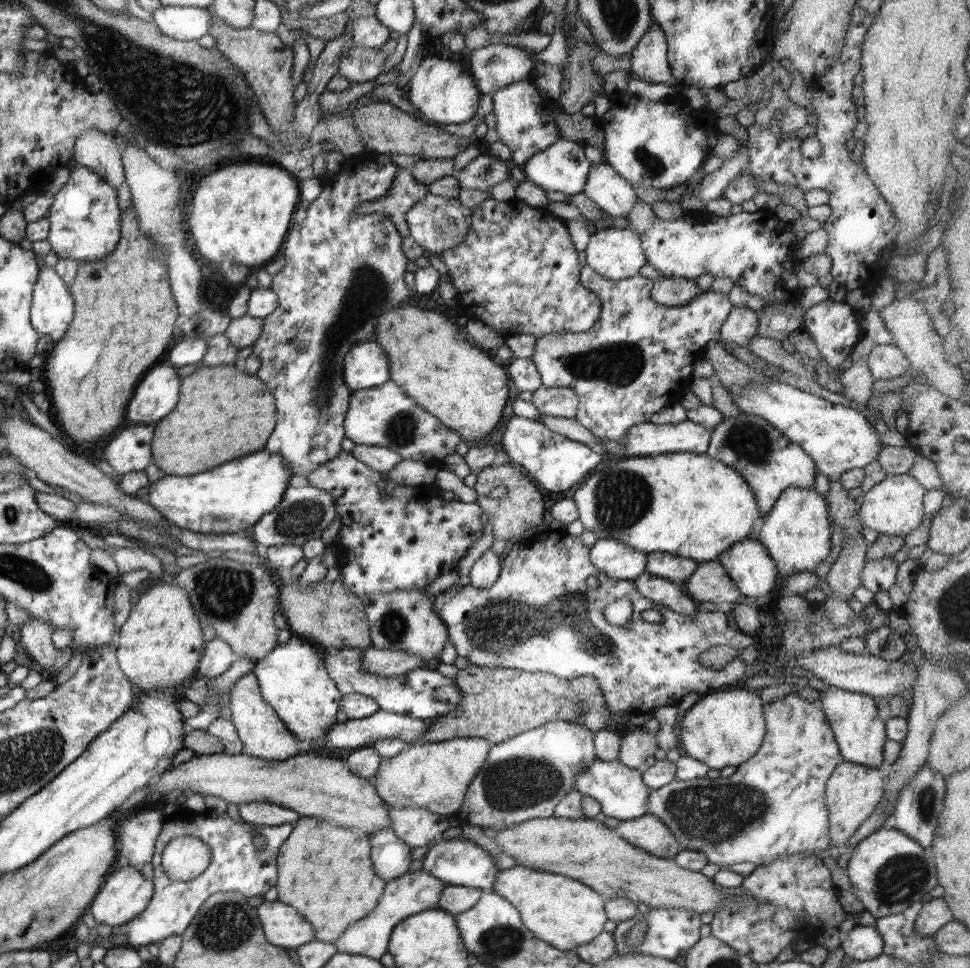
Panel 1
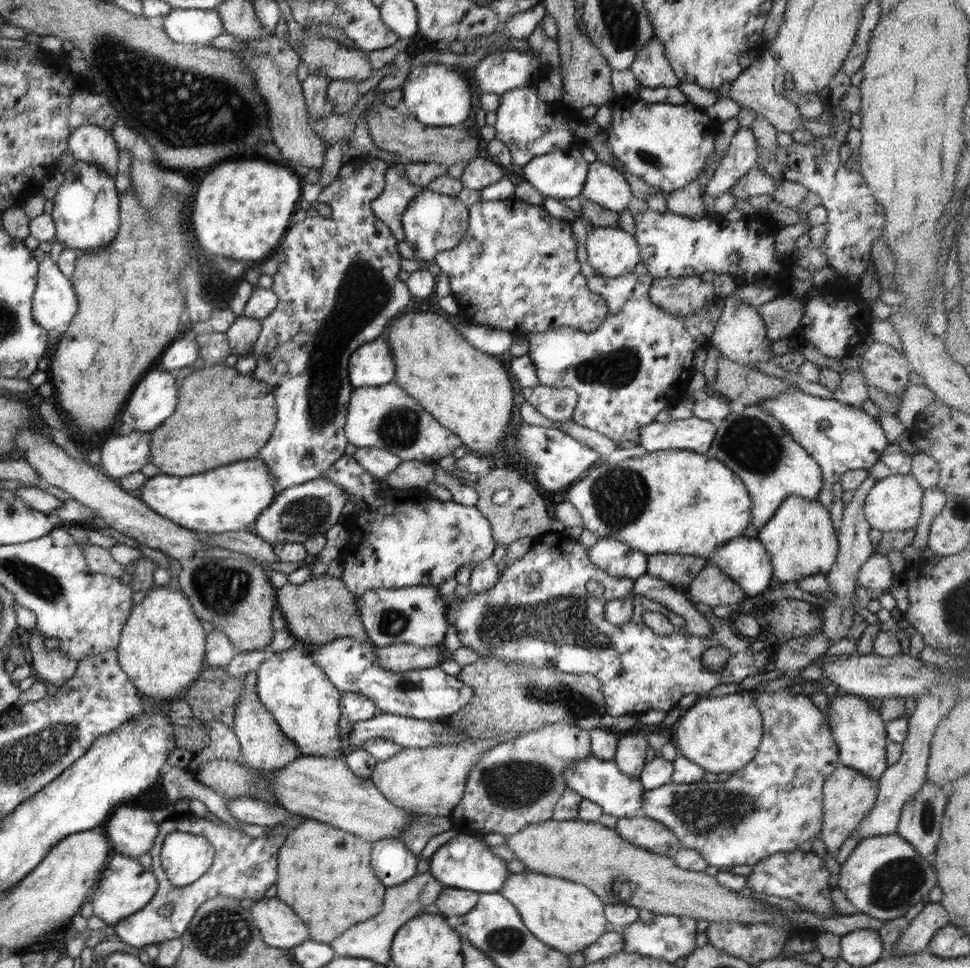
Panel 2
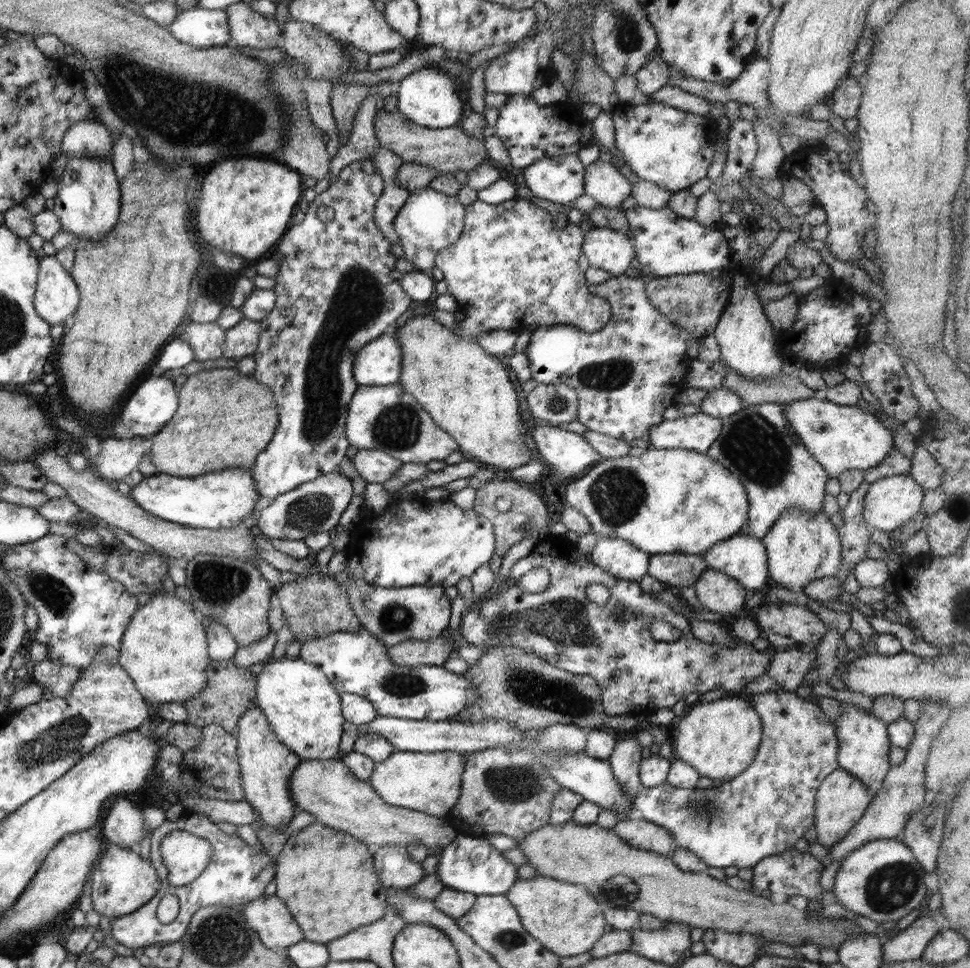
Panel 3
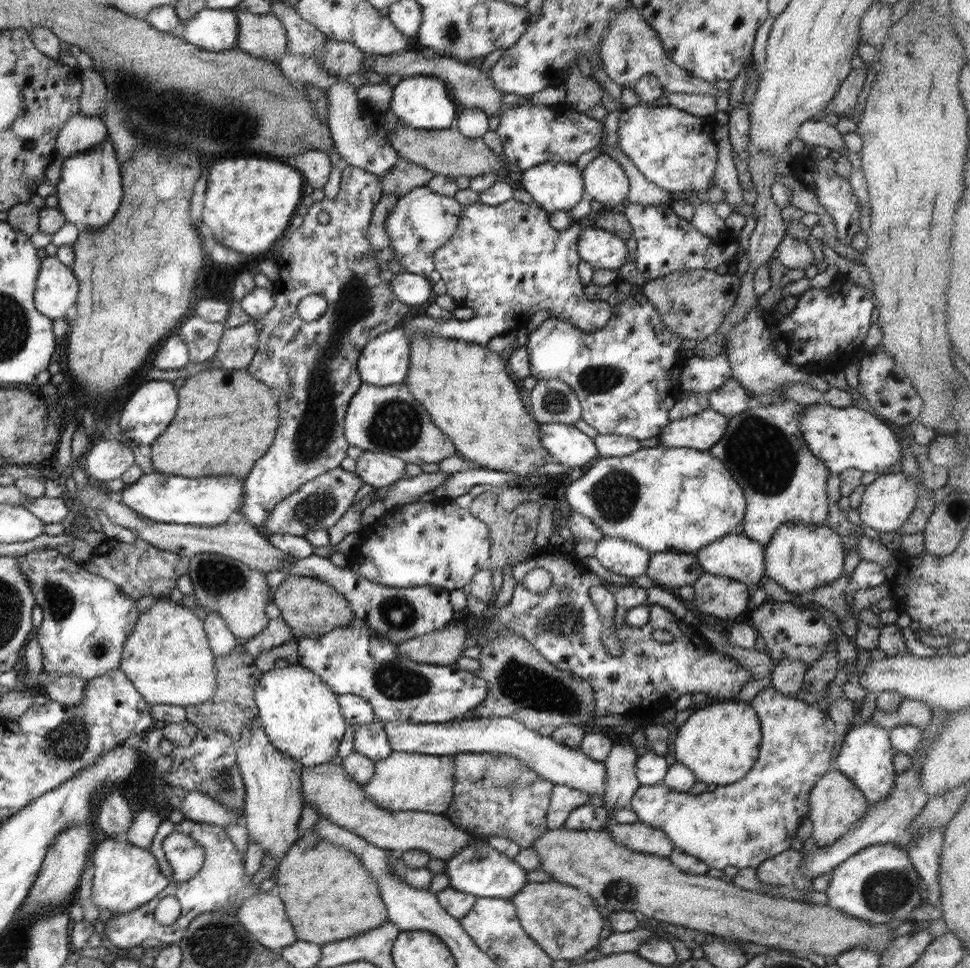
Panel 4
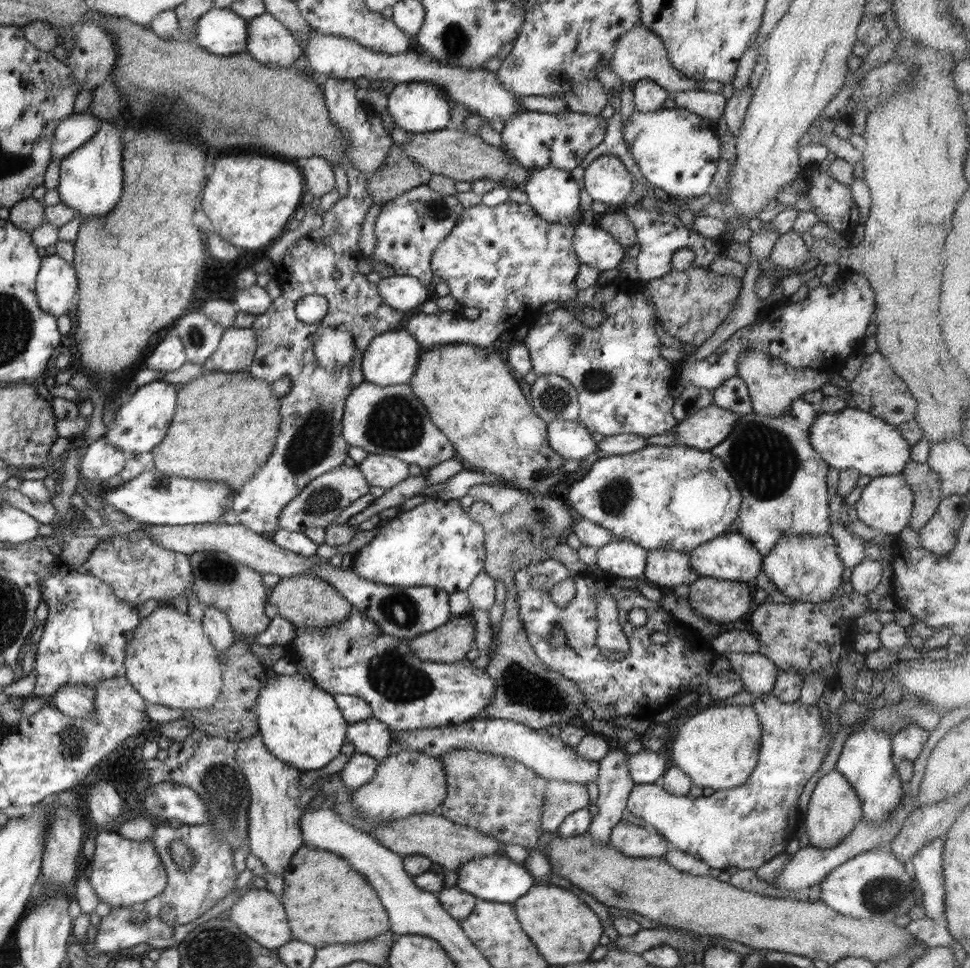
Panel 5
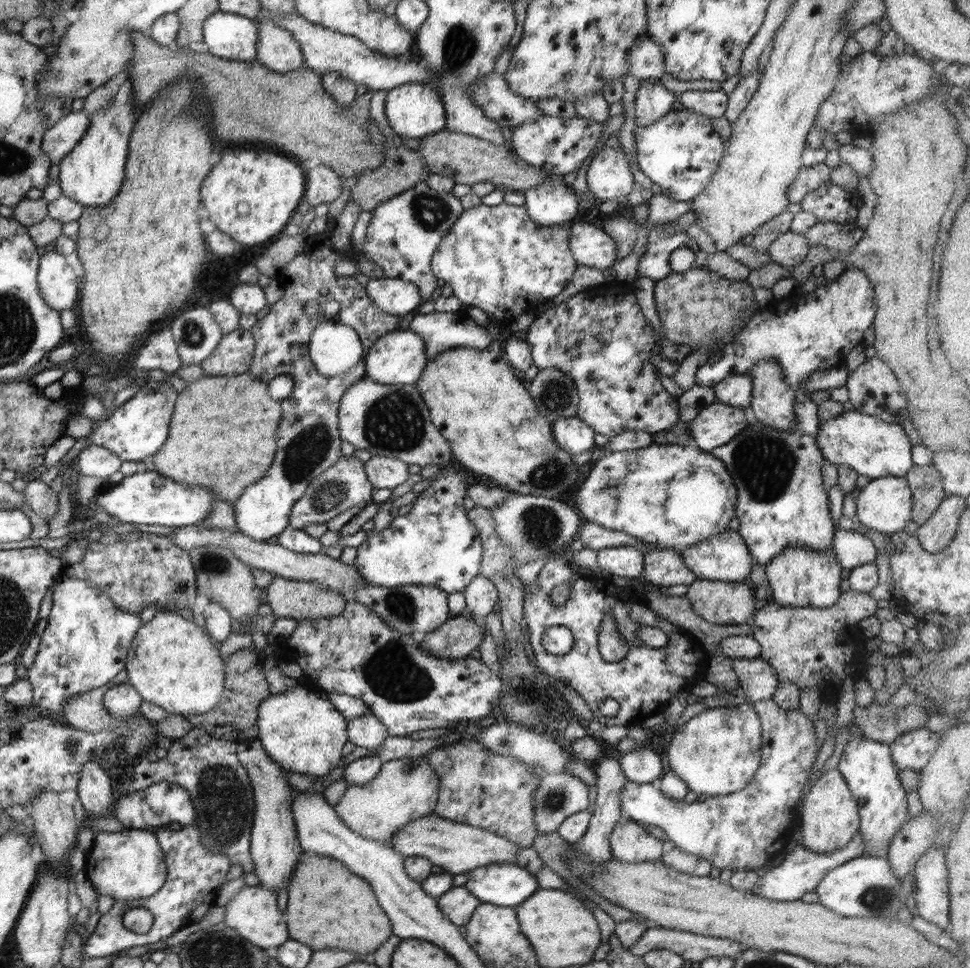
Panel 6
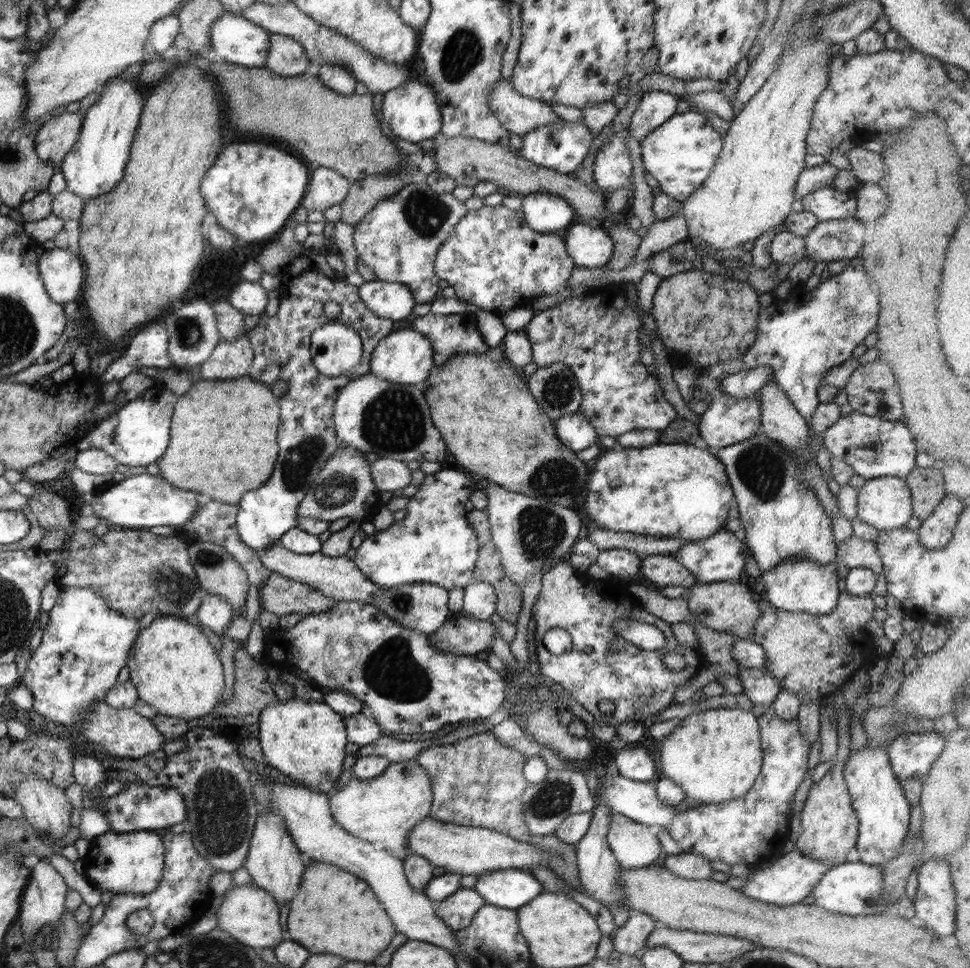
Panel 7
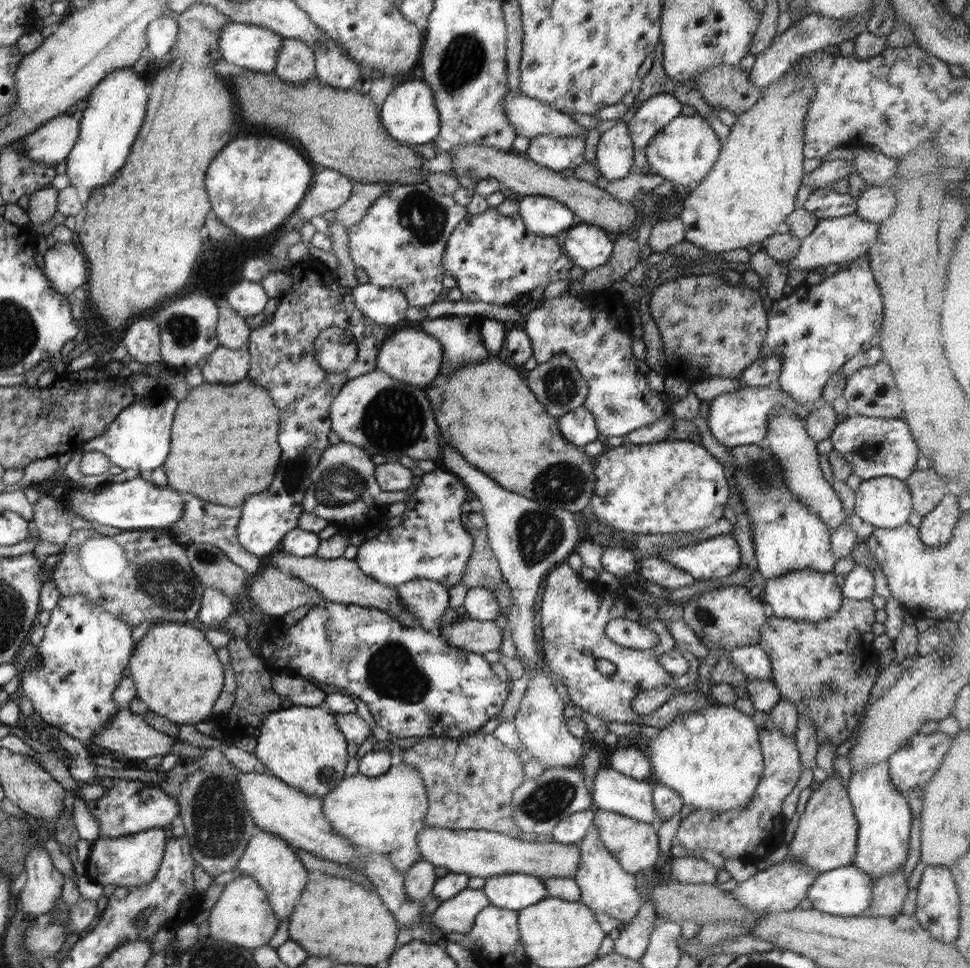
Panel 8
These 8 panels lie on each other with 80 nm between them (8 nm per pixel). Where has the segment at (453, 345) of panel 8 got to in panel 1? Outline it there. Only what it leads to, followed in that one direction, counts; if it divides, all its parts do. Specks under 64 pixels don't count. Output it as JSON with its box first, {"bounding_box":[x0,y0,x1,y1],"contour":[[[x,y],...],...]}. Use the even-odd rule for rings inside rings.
{"bounding_box":[440,196,602,338],"contour":[[[516,196],[506,202],[490,197],[472,208],[466,238],[458,246],[443,251],[440,257],[457,290],[458,307],[466,317],[485,322],[503,338],[517,334],[538,337],[550,333],[586,332],[598,322],[602,312],[602,299],[580,284],[578,251],[569,236],[567,222],[554,216],[547,207],[530,206]]]}

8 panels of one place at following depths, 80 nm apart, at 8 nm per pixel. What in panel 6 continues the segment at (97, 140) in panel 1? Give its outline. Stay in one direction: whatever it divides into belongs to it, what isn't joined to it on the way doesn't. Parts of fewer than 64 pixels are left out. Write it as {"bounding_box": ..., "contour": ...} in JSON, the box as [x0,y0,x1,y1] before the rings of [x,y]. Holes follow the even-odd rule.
{"bounding_box":[43,110,90,164],"contour":[[[82,110],[70,112],[48,129],[43,138],[43,149],[55,164],[66,156],[84,138],[88,131],[90,114]]]}

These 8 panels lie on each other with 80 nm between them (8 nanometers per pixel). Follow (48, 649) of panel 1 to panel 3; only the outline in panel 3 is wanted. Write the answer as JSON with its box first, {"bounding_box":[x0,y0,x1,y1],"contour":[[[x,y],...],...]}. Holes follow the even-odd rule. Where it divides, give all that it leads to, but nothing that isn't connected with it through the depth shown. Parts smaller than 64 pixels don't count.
{"bounding_box":[31,658,80,697],"contour":[[[46,658],[32,665],[31,680],[44,684],[52,690],[54,697],[65,697],[70,694],[71,686],[78,680],[80,671],[78,667]]]}

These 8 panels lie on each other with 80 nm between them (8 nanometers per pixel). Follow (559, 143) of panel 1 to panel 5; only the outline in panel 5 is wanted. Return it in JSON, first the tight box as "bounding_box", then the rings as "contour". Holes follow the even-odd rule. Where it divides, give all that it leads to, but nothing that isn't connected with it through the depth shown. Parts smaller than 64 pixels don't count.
{"bounding_box":[522,166,582,223],"contour":[[[547,166],[529,172],[522,189],[536,215],[558,223],[579,211],[582,181],[574,179],[570,171]]]}

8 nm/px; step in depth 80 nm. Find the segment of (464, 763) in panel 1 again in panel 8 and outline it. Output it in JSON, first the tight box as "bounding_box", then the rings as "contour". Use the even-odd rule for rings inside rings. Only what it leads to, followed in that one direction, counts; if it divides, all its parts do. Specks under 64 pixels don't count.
{"bounding_box":[323,761,428,874],"contour":[[[404,761],[392,765],[388,772],[374,778],[359,772],[346,775],[334,789],[323,796],[323,809],[332,828],[339,835],[346,837],[361,852],[361,860],[355,864],[355,867],[361,867],[370,853],[378,853],[386,855],[402,874],[413,862],[422,859],[418,852],[417,836],[426,825],[425,816],[428,807],[428,795],[419,770]]]}

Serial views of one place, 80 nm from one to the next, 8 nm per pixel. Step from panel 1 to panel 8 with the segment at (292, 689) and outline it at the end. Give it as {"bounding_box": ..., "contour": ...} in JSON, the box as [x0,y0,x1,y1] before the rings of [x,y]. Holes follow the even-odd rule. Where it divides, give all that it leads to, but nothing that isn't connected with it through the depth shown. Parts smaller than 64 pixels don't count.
{"bounding_box":[254,704,350,797],"contour":[[[293,704],[287,708],[280,706],[276,712],[265,716],[255,737],[257,739],[256,751],[254,751],[256,758],[261,760],[270,774],[299,791],[323,797],[345,777],[344,770],[350,758],[347,753],[348,740],[338,728],[336,717],[324,705],[311,707]]]}

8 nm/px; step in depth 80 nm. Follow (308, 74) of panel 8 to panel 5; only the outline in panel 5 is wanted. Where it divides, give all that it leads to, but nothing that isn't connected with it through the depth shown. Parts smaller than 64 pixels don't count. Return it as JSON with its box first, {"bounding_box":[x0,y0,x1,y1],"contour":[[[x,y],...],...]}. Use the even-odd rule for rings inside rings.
{"bounding_box":[246,14,303,68],"contour":[[[270,14],[247,22],[246,49],[257,62],[272,68],[290,67],[303,55],[303,48],[294,34]]]}

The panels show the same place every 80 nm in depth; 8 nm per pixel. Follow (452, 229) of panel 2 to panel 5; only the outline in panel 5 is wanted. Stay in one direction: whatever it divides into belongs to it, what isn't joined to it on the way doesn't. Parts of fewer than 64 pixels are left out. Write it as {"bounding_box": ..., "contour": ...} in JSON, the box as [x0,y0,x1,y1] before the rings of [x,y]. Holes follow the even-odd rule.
{"bounding_box":[371,184,463,290],"contour":[[[426,184],[403,192],[386,201],[378,214],[375,222],[377,245],[371,256],[392,267],[396,275],[415,276],[428,290],[434,290],[431,256],[452,232],[463,209],[456,196],[443,195]]]}

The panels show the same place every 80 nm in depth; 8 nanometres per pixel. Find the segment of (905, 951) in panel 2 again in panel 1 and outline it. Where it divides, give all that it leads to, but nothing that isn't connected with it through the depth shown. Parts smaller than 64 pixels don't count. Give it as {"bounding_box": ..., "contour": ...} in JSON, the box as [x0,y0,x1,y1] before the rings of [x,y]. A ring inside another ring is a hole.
{"bounding_box":[915,897,953,936],"contour":[[[943,897],[923,901],[923,907],[915,922],[916,932],[920,936],[934,936],[948,921],[953,919],[953,912]]]}

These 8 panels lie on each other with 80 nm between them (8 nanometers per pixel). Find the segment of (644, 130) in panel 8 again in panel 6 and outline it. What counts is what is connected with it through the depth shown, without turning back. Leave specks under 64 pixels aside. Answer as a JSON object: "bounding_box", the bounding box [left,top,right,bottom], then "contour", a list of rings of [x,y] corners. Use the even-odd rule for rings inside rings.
{"bounding_box":[635,80,676,128],"contour":[[[654,80],[642,82],[635,96],[636,128],[644,128],[672,111],[676,94]]]}

